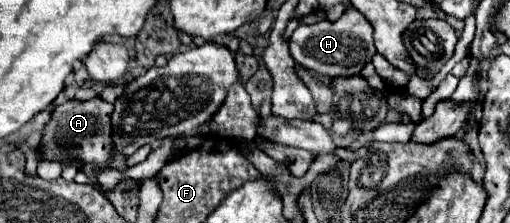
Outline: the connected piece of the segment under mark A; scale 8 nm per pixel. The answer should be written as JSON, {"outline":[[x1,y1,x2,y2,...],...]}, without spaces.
{"outline":[[92,98,86,102,80,100,70,100,66,104,60,104,54,108,50,122,44,128,42,136,42,158,44,160,78,160,82,164,94,164,96,168,102,168,110,162,114,150,112,150,112,124,110,124,110,114,114,106,104,102,102,98]]}

